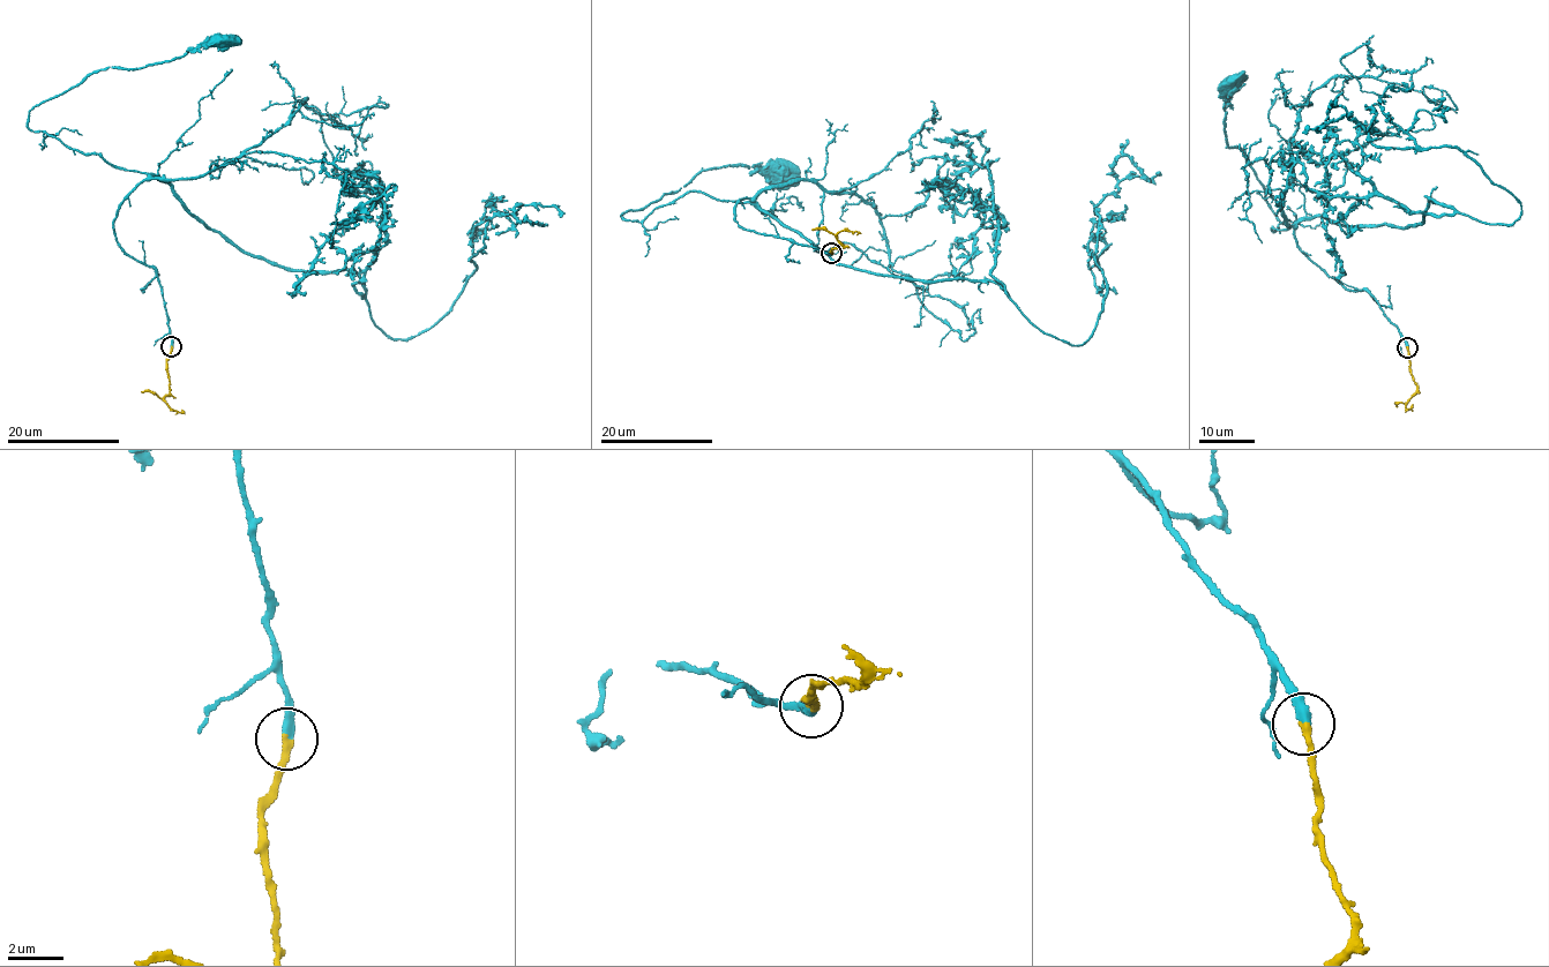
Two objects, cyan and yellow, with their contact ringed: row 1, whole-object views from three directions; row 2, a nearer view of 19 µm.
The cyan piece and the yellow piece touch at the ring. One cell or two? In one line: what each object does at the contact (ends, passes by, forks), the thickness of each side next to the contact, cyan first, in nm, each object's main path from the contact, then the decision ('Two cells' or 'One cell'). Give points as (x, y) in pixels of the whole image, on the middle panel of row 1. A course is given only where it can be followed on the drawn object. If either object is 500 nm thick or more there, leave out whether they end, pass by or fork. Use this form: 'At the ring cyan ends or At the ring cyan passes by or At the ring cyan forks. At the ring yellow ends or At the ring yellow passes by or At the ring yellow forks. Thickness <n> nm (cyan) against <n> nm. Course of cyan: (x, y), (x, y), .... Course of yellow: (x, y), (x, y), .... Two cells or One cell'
At the ring cyan ends. At the ring yellow ends. Thickness 380 nm (cyan) against 260 nm. Course of cyan: (831, 253), (738, 225), (734, 204), (746, 199), (688, 190), (640, 222), (621, 216), (704, 171), (775, 169). Course of yellow: (831, 253), (832, 248), (842, 247), (838, 234), (857, 234). One cell

